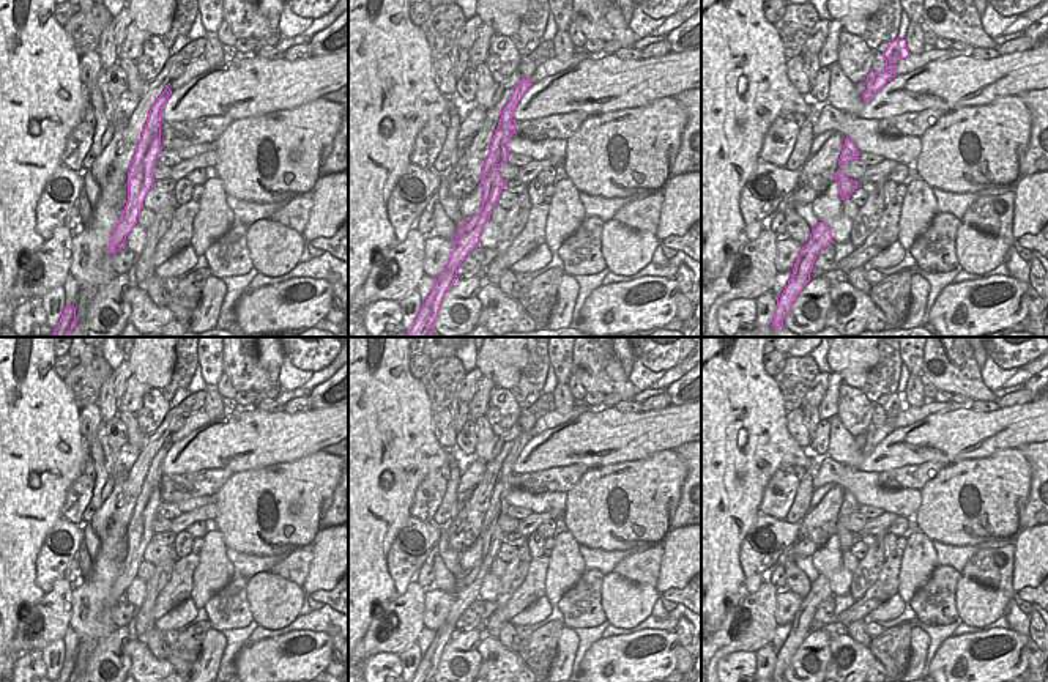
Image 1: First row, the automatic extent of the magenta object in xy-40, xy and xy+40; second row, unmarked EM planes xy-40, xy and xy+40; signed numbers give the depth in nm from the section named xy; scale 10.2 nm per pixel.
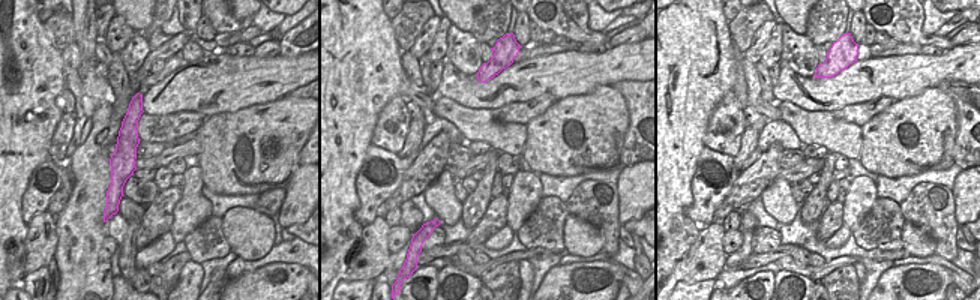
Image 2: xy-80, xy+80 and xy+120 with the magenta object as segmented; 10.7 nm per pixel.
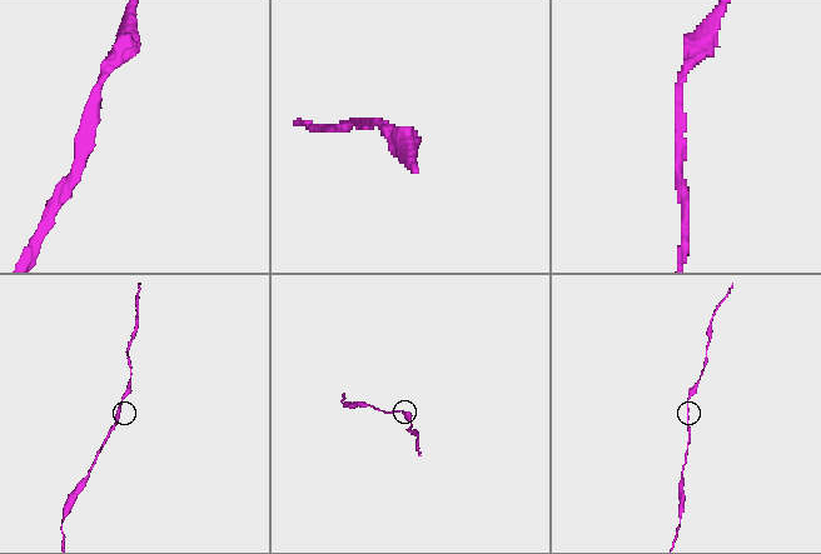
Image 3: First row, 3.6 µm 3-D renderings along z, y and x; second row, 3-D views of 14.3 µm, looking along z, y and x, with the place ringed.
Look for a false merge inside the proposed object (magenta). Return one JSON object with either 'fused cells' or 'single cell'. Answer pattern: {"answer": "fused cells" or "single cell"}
{"answer": "single cell"}

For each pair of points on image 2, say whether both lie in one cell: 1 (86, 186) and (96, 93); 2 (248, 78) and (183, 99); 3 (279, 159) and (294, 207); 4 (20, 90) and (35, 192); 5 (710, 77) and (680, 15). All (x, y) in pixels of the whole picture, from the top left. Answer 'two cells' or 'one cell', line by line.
1: one cell
2: one cell
3: two cells
4: two cells
5: one cell

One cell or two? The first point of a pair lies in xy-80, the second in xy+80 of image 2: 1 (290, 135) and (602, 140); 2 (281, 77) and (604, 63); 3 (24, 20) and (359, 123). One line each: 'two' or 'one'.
1: one
2: one
3: one

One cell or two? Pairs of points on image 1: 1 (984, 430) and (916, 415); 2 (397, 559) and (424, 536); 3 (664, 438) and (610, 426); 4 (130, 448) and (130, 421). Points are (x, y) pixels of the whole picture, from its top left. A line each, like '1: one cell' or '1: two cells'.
1: two cells
2: one cell
3: one cell
4: one cell

